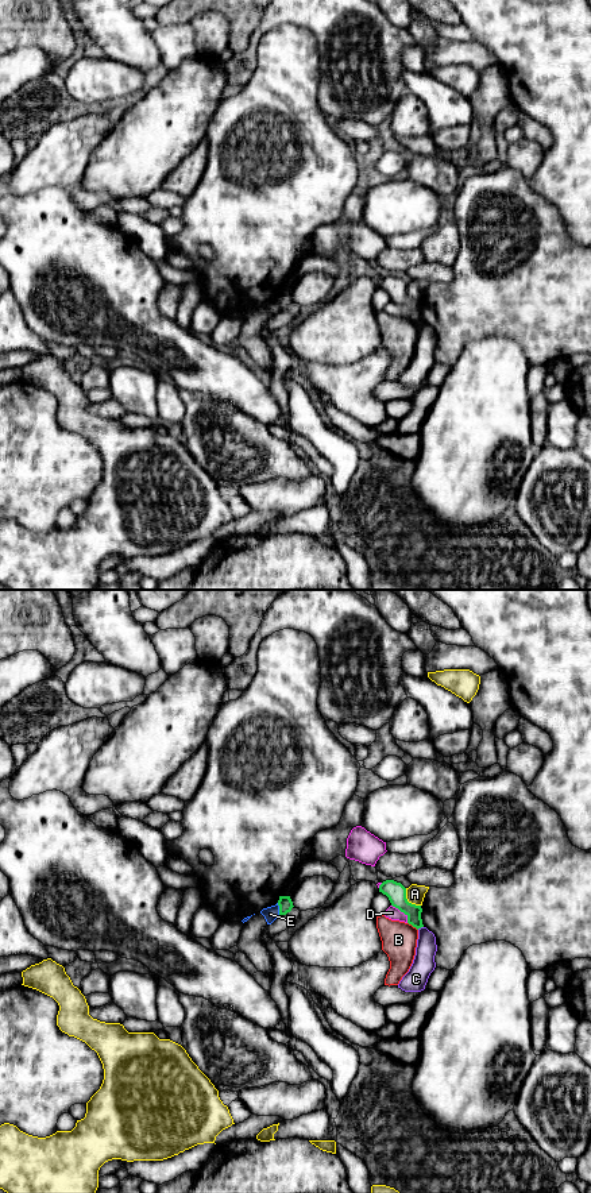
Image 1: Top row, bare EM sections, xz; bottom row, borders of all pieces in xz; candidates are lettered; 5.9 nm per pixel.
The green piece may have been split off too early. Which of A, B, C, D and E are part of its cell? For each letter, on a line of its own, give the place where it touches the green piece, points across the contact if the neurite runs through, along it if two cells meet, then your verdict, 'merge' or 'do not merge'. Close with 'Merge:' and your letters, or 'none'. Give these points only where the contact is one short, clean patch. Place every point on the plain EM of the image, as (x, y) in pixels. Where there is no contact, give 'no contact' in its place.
A: xz (406, 296) | do not merge
B: xz (413, 321) | do not merge
C: xz (420, 323) | along xz (423, 321), (417, 324) | do not merge
D: xz (402, 307) | along xz (391, 300), (406, 312), (408, 317) | do not merge
E: xz (279, 305) | along xz (277, 298), (279, 311) | do not merge
Merge: none

